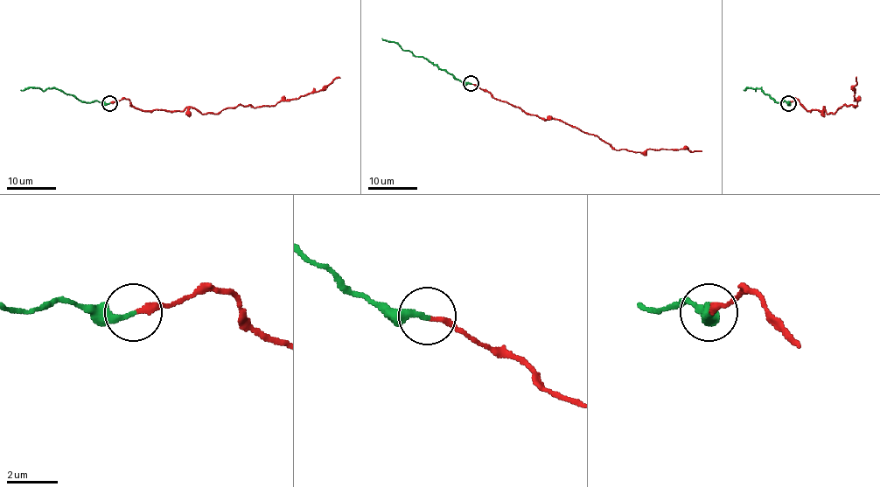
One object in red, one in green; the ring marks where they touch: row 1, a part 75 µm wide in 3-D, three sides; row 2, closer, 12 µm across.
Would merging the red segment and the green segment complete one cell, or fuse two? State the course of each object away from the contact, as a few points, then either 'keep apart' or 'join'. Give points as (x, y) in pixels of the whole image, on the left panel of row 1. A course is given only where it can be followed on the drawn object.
red runs (109, 102), (128, 99), (148, 110), (194, 107), (218, 114), (298, 99), (340, 78); green runs (109, 102), (84, 102), (53, 87), (20, 90); join

